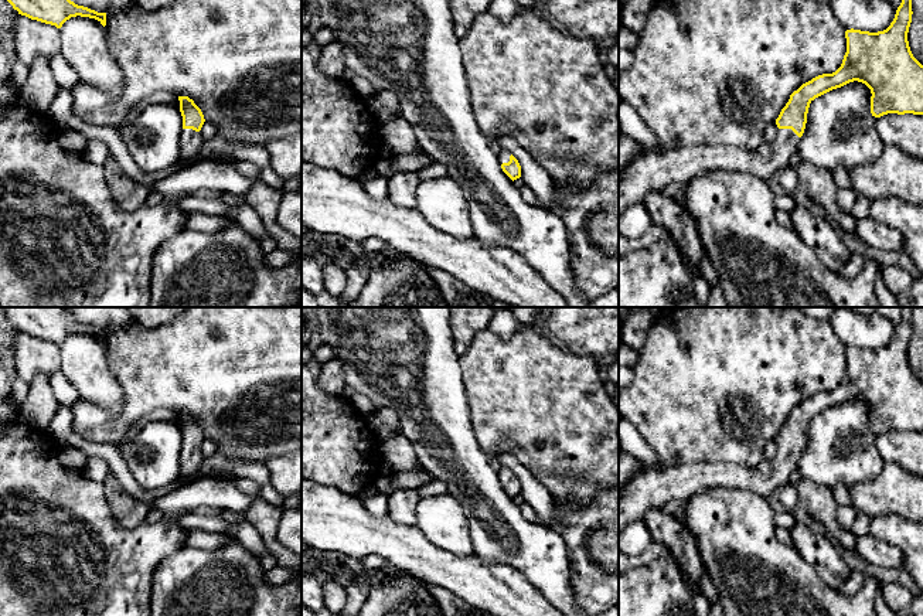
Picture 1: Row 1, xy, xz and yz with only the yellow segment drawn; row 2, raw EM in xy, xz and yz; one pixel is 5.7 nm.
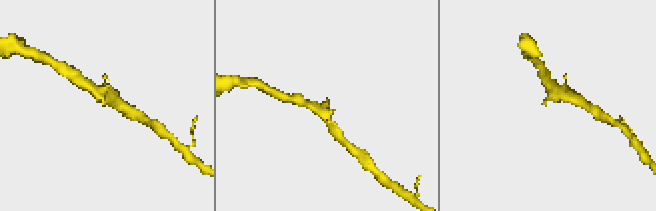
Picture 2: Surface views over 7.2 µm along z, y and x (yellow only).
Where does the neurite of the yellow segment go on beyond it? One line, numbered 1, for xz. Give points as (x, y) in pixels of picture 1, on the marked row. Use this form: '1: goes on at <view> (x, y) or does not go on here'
1: goes on at xz (504, 155)

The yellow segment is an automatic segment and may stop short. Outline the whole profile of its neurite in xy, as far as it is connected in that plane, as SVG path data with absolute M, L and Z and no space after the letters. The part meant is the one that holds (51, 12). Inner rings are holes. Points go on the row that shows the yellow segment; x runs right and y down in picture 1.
M7 0L18 14L61 28L71 17L89 17L106 25L106 13L98 13L71 0Z

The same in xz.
M501 150L498 154L503 171L514 181L521 177L521 166L518 160L508 152Z

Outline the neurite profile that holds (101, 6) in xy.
M71 0L78 6L88 7L98 13L108 13L110 10L125 10L129 7L137 7L134 0Z

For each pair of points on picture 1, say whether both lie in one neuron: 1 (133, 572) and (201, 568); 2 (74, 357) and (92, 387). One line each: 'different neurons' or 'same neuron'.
1: different neurons
2: same neuron

